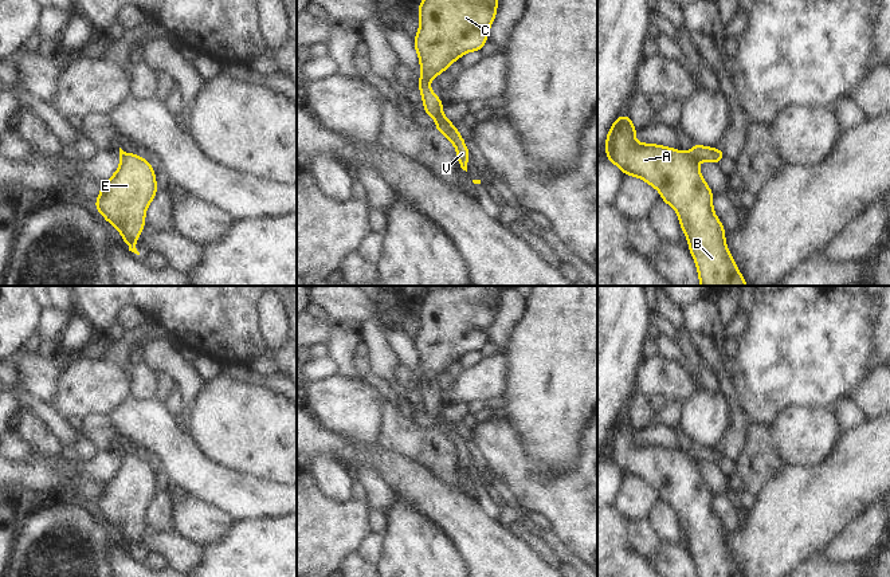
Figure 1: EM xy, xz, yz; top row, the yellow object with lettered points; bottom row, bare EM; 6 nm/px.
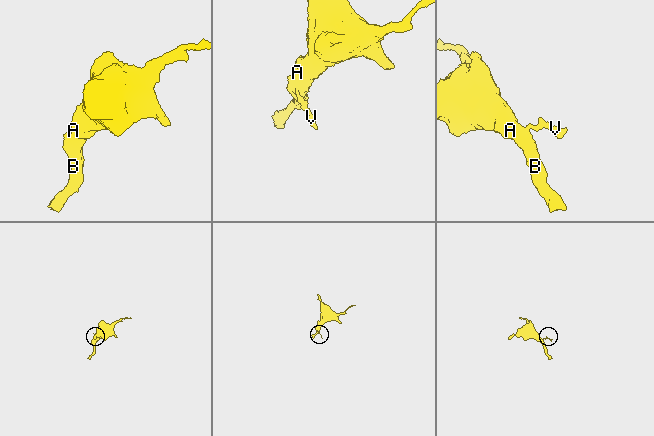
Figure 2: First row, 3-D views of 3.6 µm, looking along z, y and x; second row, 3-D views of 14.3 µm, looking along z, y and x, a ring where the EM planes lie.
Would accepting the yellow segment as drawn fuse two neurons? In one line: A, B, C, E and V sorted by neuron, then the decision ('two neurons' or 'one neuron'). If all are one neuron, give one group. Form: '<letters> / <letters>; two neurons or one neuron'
A B C E / V; two neurons

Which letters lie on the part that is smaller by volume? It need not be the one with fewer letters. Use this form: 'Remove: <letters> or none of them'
Remove: V

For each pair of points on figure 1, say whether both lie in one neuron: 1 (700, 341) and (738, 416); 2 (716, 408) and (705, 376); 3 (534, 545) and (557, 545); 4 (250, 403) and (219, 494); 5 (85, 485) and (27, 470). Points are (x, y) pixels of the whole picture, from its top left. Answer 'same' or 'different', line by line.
1: same
2: different
3: different
4: different
5: same

